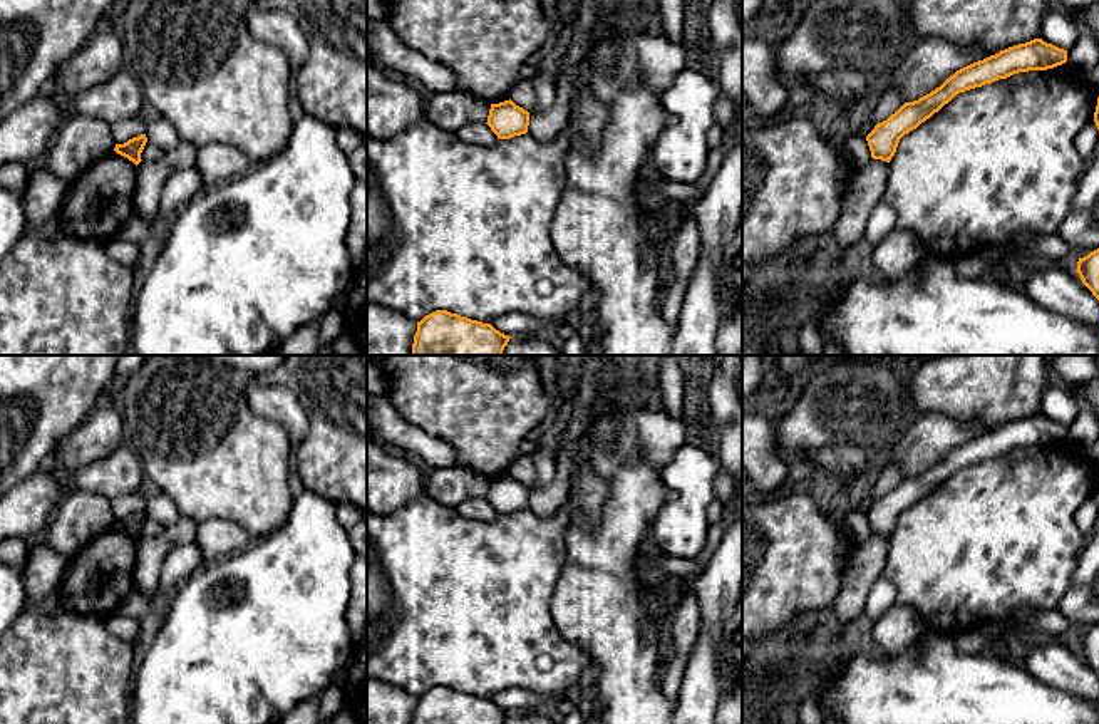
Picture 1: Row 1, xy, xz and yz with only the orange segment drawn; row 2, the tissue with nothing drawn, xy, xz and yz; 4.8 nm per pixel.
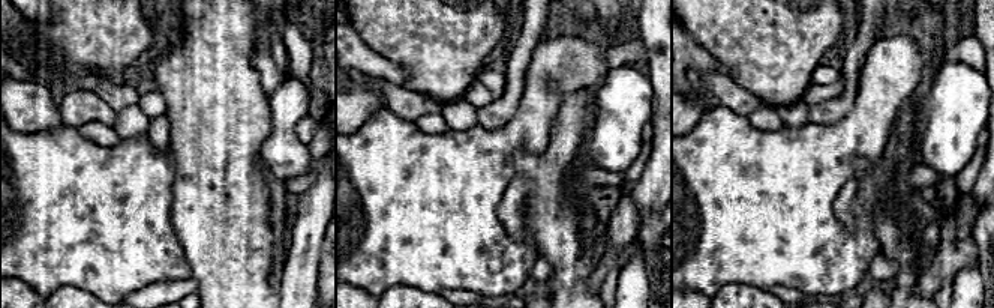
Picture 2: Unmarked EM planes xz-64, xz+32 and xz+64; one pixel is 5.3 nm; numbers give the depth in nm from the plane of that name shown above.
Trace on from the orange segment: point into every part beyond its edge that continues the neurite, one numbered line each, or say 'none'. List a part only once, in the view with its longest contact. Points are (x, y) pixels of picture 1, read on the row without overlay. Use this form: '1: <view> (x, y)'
none

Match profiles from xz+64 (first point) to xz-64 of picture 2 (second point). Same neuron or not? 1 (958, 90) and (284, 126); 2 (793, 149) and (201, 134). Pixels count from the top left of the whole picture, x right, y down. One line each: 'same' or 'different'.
1: same
2: different

